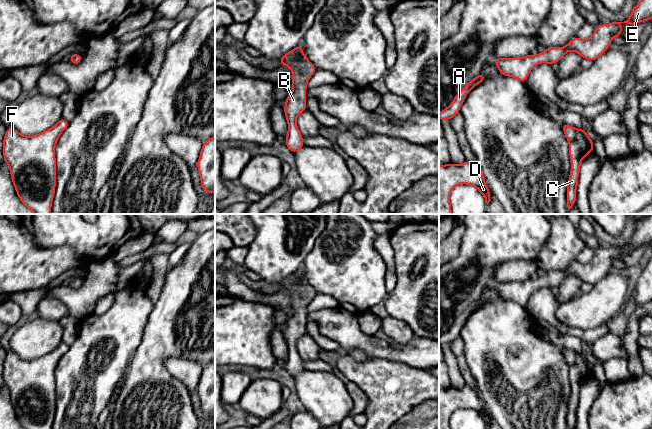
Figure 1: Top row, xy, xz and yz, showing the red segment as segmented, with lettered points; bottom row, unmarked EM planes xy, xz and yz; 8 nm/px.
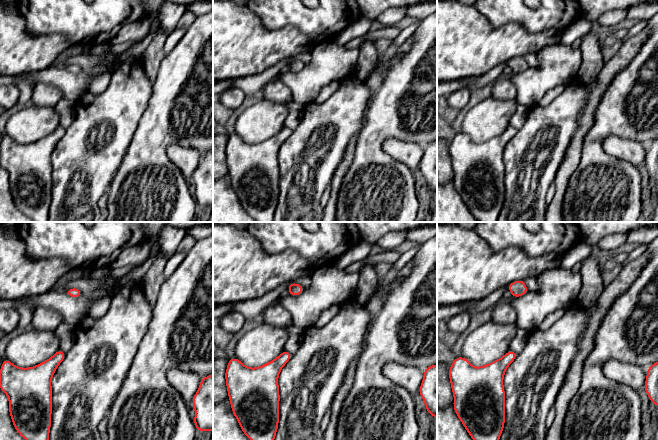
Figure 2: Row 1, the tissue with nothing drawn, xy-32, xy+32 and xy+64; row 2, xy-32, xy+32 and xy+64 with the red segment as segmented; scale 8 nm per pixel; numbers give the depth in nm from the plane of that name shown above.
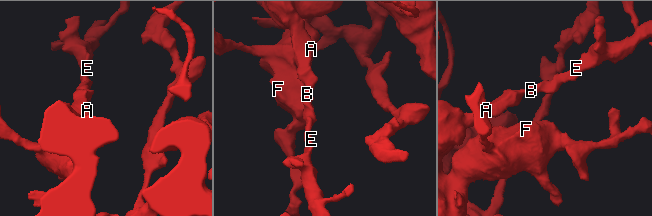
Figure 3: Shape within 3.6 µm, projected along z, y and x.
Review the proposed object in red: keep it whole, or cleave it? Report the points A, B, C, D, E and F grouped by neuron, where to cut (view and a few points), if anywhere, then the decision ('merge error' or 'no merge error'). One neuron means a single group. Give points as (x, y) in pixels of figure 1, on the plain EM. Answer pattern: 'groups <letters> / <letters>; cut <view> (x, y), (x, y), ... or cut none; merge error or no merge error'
groups A B C D E F; cut none; no merge error

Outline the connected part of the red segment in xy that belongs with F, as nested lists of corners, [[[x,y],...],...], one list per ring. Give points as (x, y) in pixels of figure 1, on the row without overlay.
[[[61,342],[50,353],[33,360],[21,359],[11,350],[3,363],[3,381],[8,388],[11,404],[24,429],[52,429],[56,411],[55,369],[69,346]]]

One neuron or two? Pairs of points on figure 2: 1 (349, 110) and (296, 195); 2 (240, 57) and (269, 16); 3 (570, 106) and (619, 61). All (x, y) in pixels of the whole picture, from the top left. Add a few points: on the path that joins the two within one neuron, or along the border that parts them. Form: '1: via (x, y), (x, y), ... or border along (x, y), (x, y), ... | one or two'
1: via (328, 131), (308, 158), (305, 174) | one
2: border along (250, 10), (268, 29), (279, 29), (286, 26) | two
3: border along (591, 88), (589, 98), (583, 110) | two

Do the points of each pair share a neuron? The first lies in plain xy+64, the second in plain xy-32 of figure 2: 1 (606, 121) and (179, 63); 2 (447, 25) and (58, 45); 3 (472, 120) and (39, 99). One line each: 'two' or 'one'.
1: one
2: one
3: two

